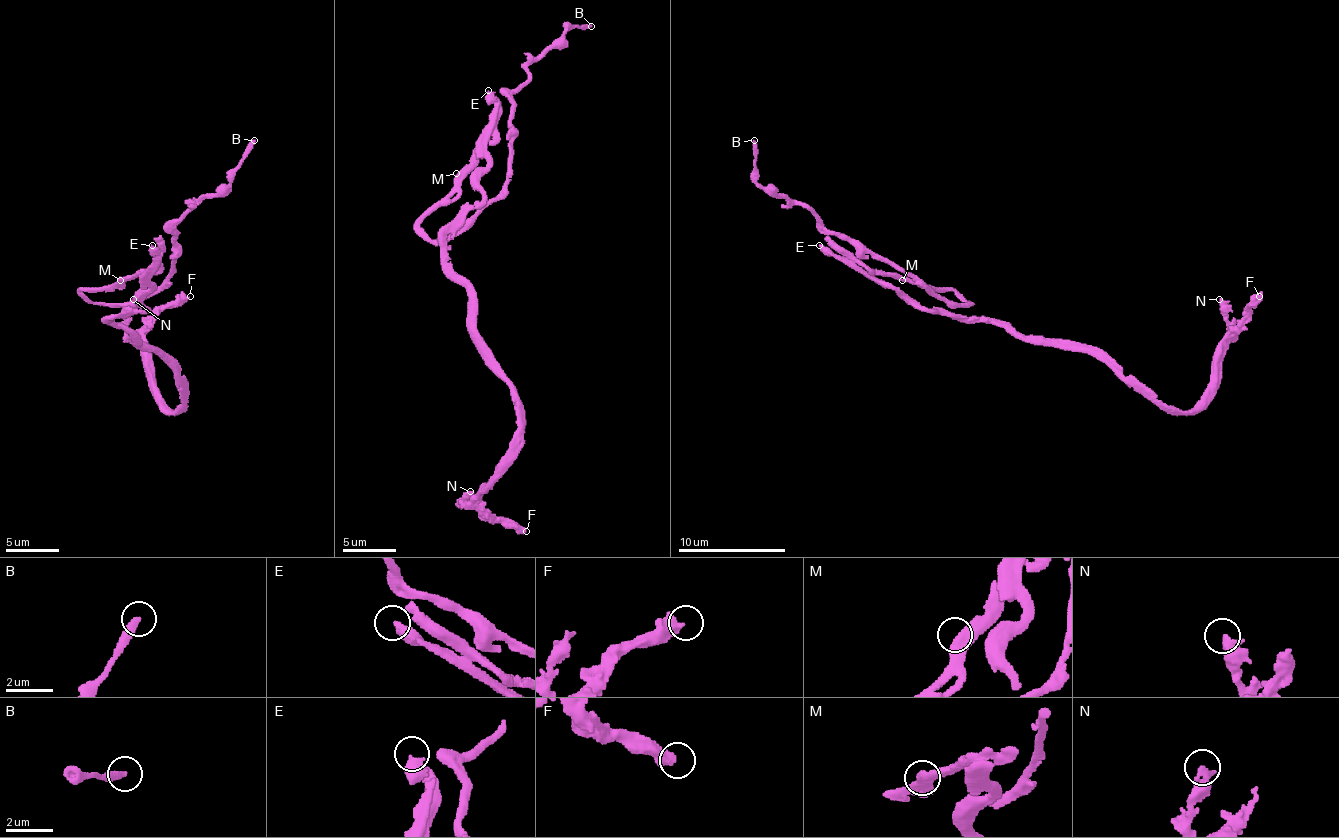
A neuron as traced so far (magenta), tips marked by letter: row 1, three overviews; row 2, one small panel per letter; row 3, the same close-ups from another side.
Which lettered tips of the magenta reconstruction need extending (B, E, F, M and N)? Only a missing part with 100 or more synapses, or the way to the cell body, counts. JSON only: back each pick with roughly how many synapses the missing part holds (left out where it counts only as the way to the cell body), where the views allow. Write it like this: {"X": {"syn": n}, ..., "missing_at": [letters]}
{"F": {"syn": 300}, "missing_at": ["F"]}

